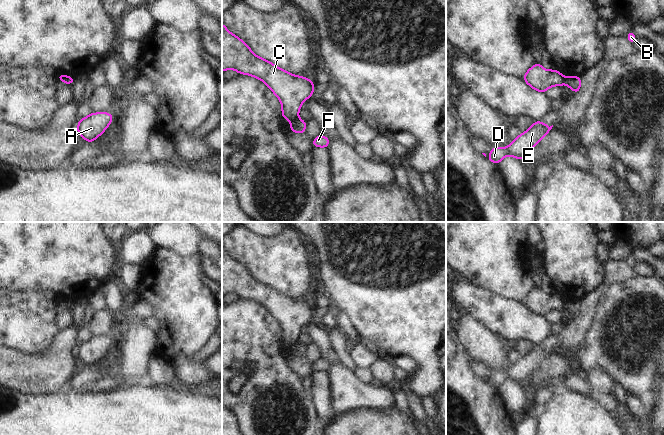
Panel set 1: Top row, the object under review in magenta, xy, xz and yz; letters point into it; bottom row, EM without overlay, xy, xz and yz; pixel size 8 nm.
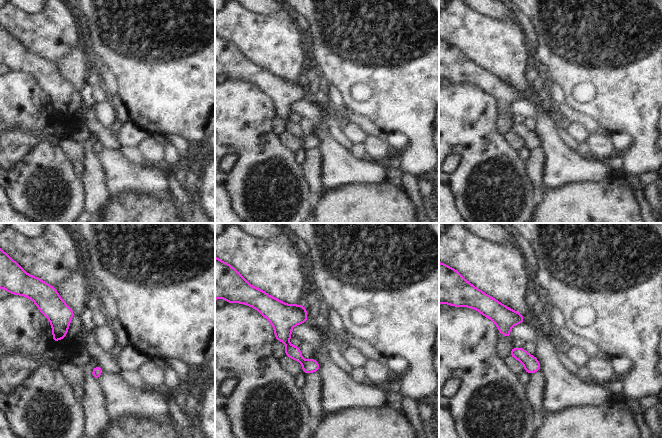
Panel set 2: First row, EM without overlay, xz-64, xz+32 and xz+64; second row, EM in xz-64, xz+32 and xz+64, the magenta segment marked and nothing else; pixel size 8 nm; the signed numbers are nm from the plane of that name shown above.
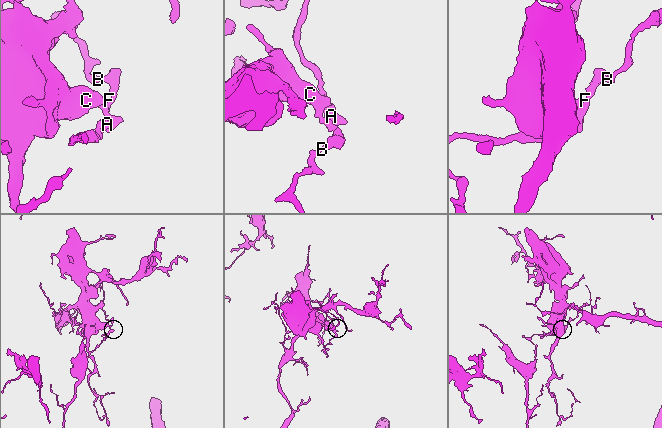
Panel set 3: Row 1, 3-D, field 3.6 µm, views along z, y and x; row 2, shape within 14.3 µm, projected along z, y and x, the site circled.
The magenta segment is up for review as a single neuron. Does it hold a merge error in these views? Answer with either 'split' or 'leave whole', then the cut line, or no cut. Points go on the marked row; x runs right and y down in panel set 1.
split; cut in xz along (296, 117), (291, 121)

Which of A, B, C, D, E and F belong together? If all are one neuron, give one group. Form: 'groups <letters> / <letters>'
groups A B D E F / C

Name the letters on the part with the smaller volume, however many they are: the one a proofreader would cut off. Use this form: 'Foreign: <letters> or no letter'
Foreign: A, B, D, E, F

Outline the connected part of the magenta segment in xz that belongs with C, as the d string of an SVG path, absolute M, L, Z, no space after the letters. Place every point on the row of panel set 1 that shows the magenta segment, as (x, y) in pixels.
M222 23L222 72L227 69L261 79L279 98L282 104L282 118L289 121L297 118L301 104L313 95L314 82L286 72L256 56Z

